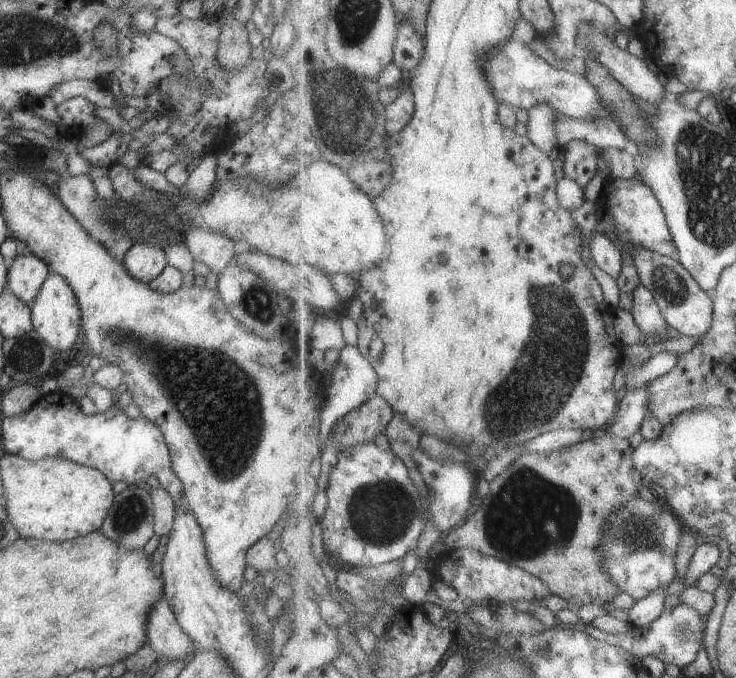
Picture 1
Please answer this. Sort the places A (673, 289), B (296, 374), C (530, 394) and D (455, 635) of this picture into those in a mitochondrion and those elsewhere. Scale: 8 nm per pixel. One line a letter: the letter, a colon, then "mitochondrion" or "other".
A: mitochondrion
B: other
C: mitochondrion
D: other

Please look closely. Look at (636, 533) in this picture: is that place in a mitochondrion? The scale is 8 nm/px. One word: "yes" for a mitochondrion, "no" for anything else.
yes

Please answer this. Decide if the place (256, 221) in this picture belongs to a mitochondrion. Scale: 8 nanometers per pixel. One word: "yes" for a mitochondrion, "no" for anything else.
no

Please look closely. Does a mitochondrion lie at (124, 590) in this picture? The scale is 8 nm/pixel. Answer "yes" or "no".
no

